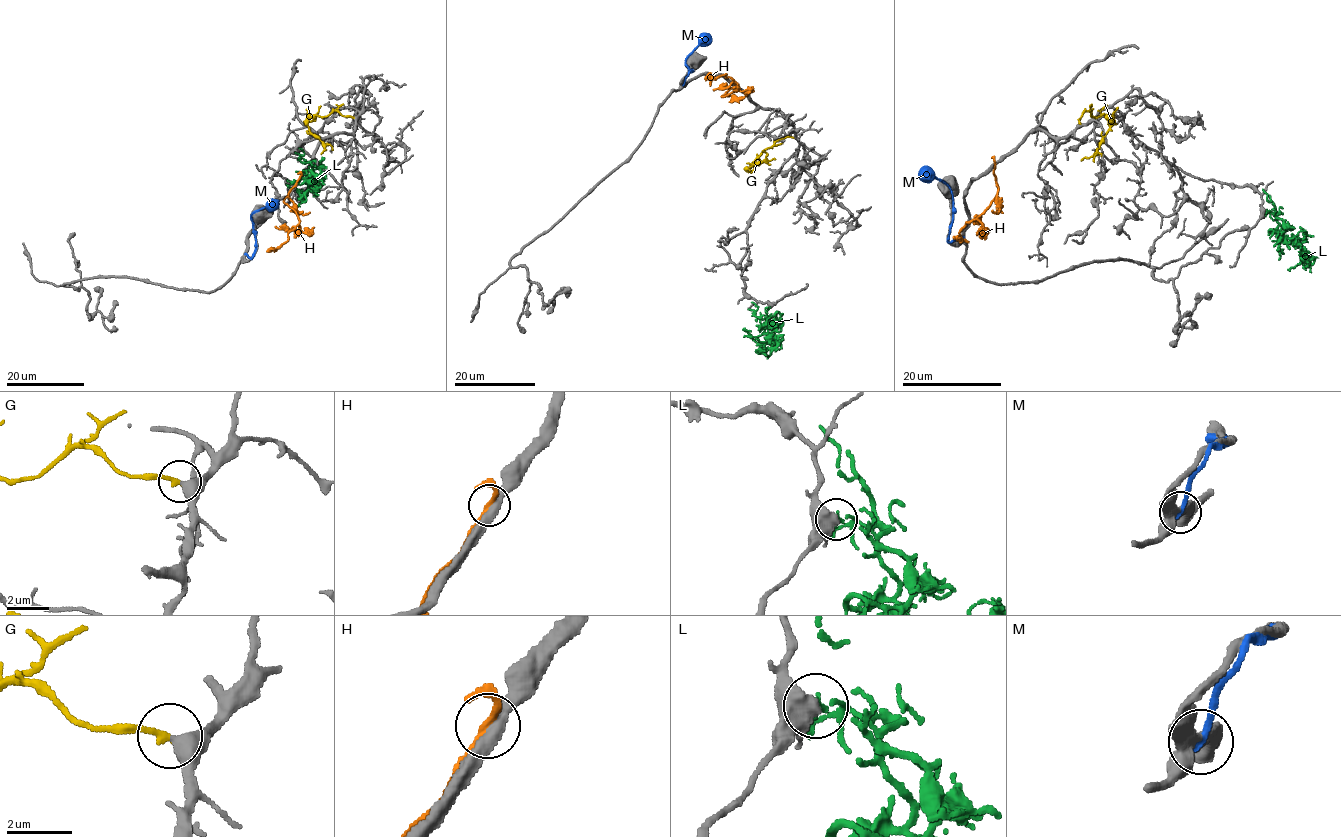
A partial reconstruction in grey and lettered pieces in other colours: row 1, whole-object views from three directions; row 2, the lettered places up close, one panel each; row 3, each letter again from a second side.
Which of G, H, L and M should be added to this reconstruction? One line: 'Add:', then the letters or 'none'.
Add: G

